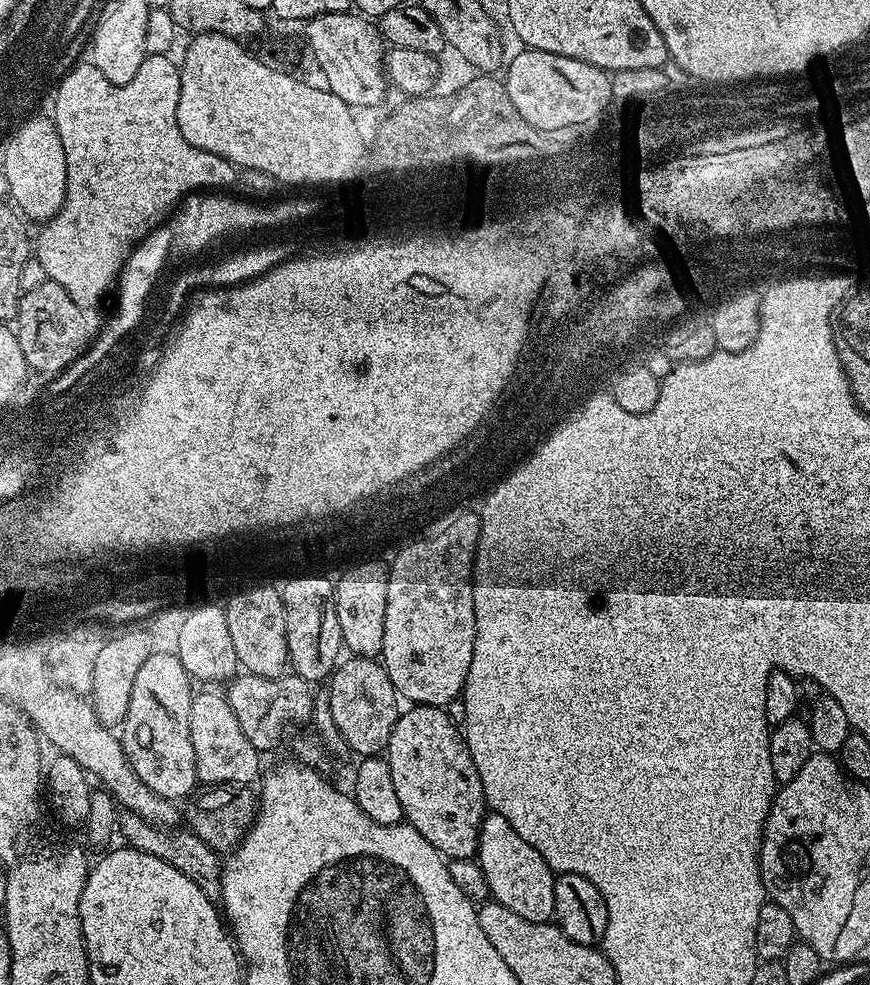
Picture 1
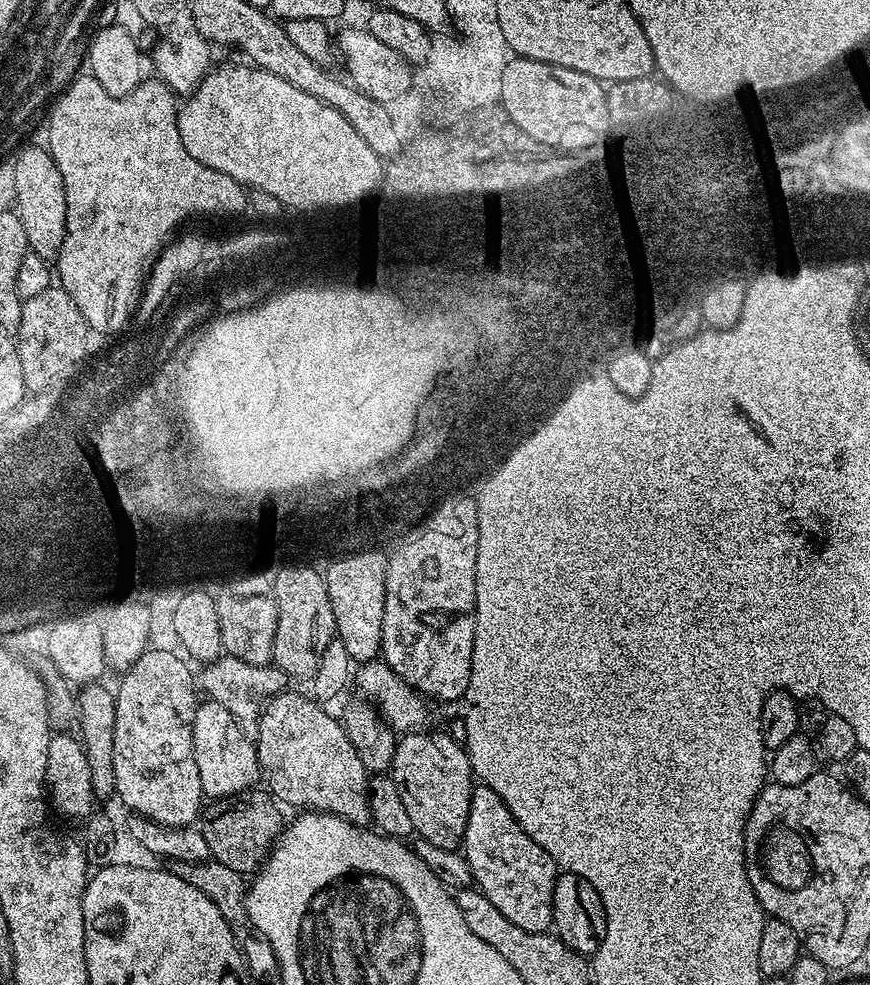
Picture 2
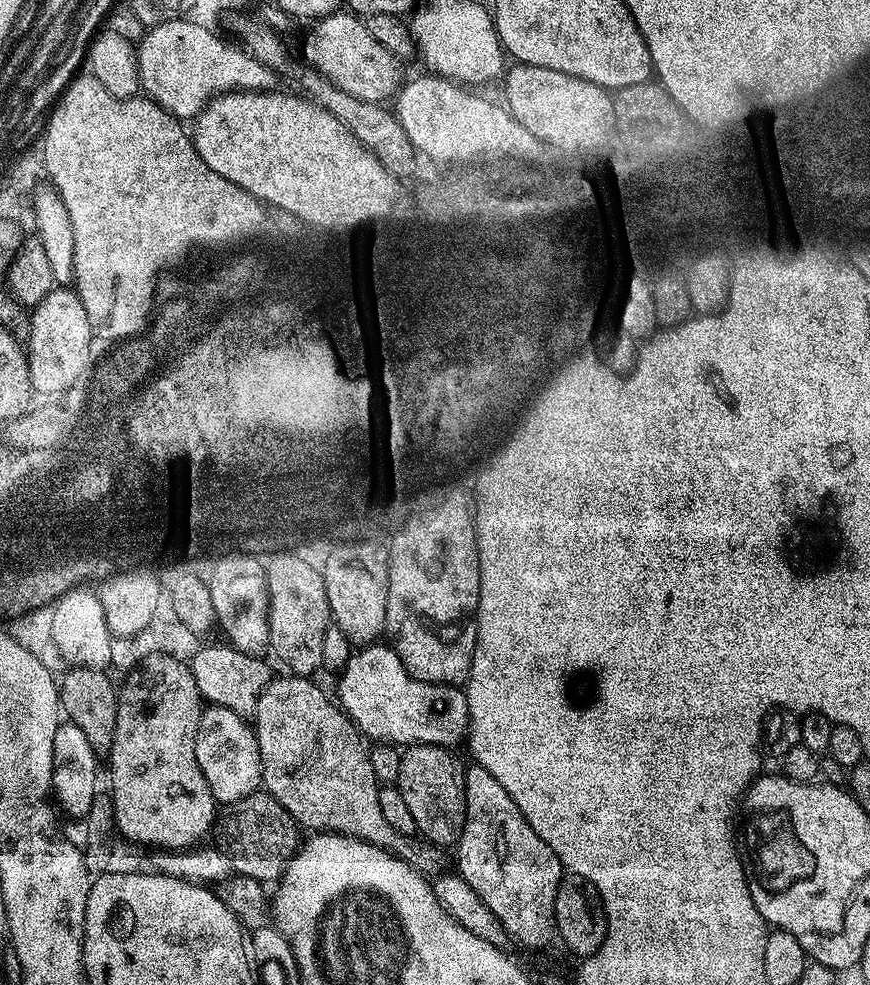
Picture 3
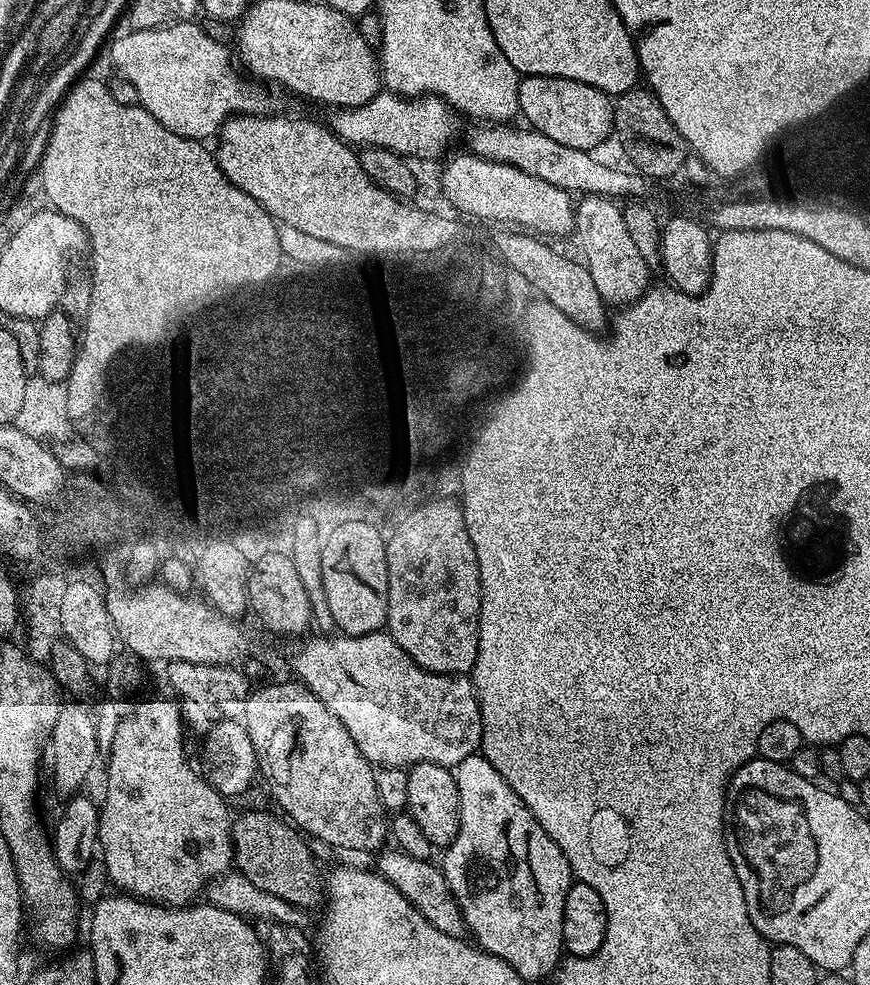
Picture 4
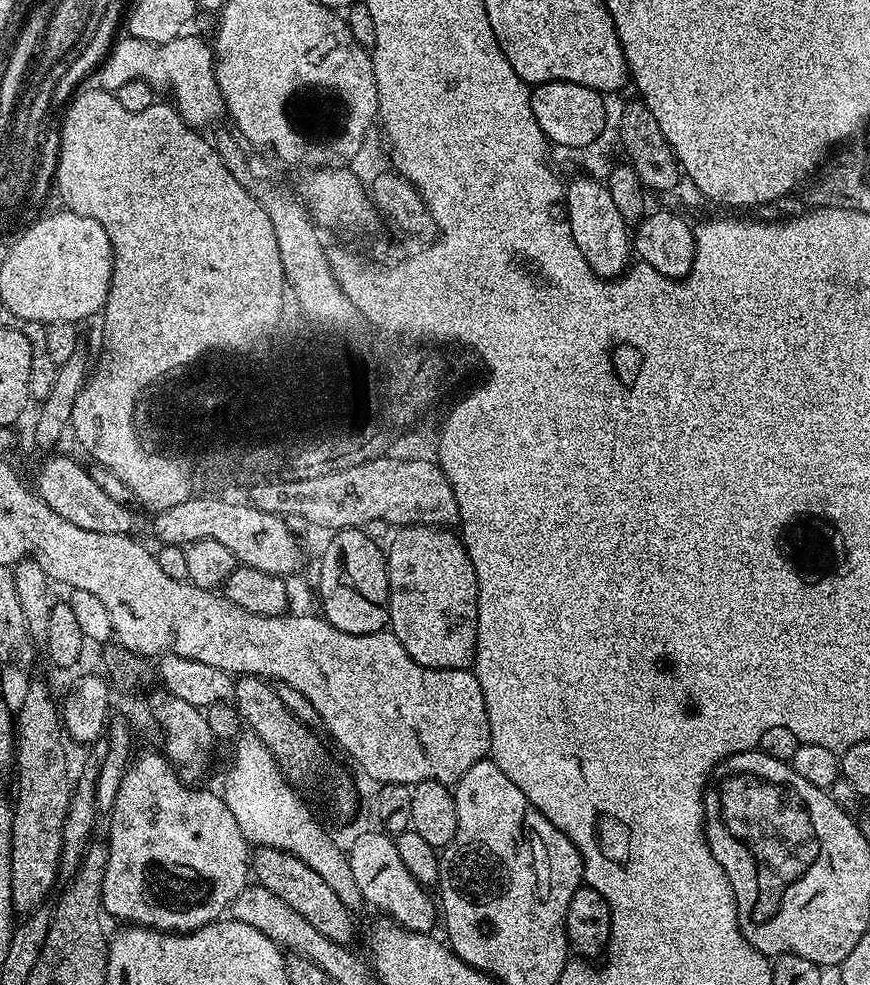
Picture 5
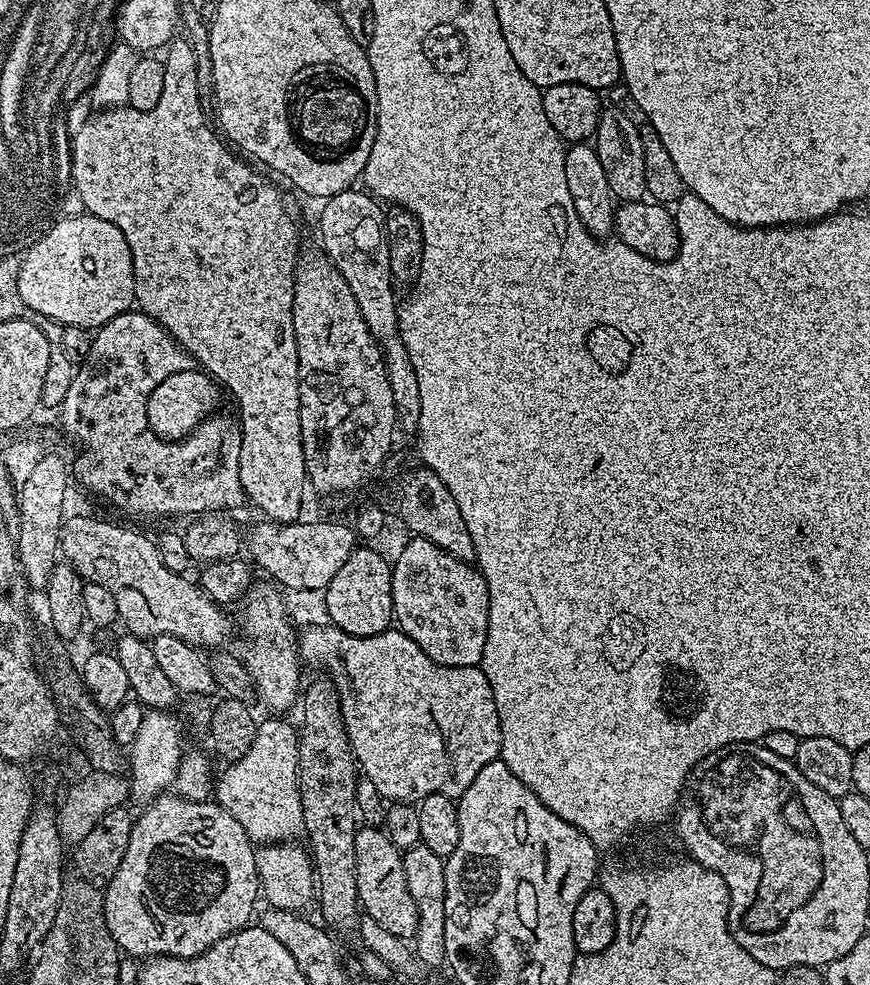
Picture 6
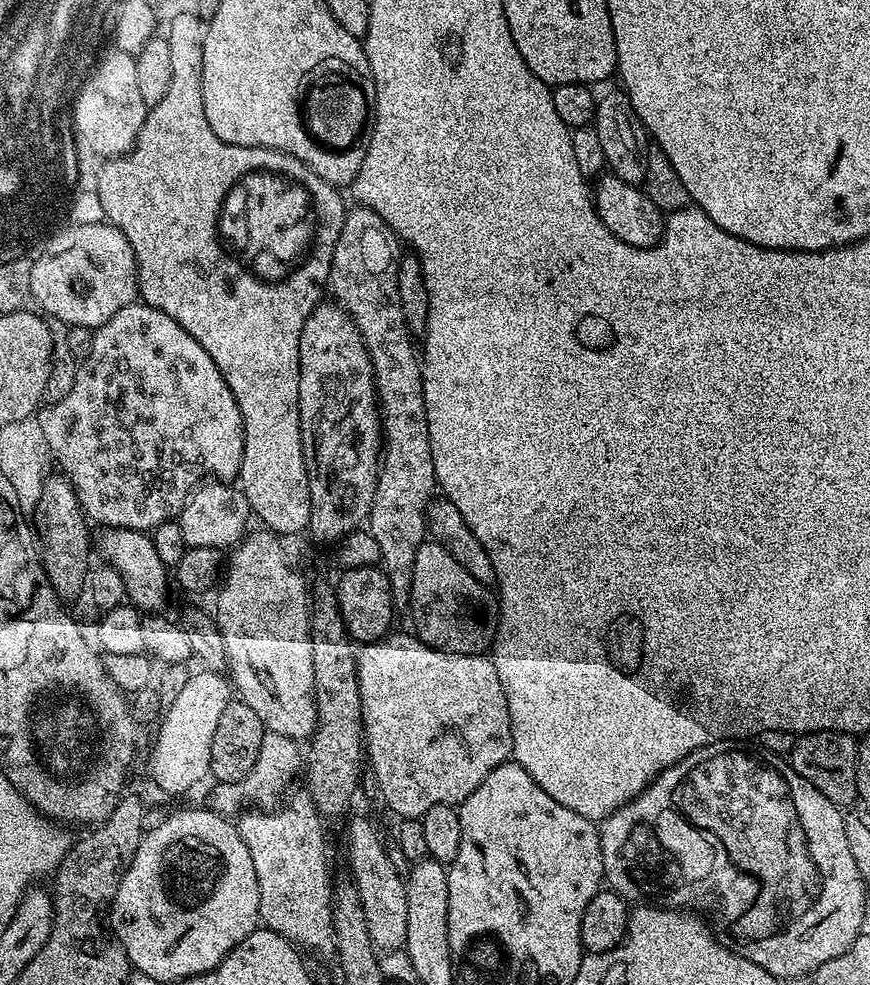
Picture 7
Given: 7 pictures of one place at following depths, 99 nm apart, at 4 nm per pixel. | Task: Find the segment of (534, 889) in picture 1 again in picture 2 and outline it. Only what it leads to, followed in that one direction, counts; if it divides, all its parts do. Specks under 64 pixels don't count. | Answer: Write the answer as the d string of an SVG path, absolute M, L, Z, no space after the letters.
M477 783L473 787L462 851L472 871L475 887L483 896L490 898L490 902L494 902L494 906L498 906L498 910L514 922L514 926L522 926L522 930L531 932L548 932L552 928L552 895L558 875L556 863L546 850L542 850L542 846L538 846L538 842L534 842L534 838L530 838L530 834L526 834L526 830L522 830L522 826L518 826L514 814L506 810L506 802L502 802L502 798L498 798L498 794L485 784Z

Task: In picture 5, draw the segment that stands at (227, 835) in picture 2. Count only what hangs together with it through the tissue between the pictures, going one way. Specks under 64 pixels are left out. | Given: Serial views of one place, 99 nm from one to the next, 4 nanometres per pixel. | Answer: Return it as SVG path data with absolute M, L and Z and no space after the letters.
M257 847L250 860L250 868L254 873L255 879L270 894L278 894L286 906L298 910L314 930L326 934L330 942L338 942L345 946L351 945L352 939L356 936L356 924L354 916L348 912L341 899L330 890L330 885L316 874L301 858L296 857L290 852L284 852L278 848Z

